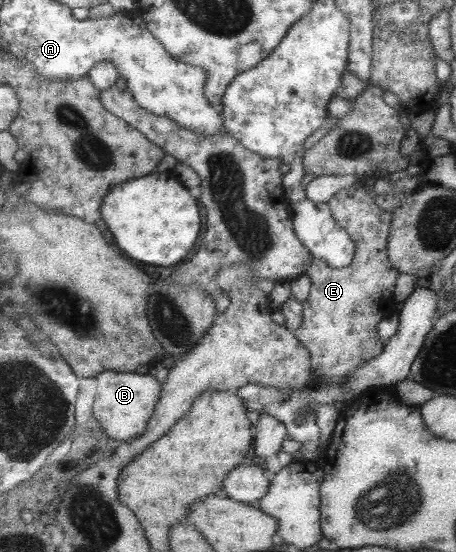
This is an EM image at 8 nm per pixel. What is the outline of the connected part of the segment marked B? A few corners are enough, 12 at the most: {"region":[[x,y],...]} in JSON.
{"region":[[97,374],[94,417],[129,443],[155,415],[162,382],[150,374]]}

